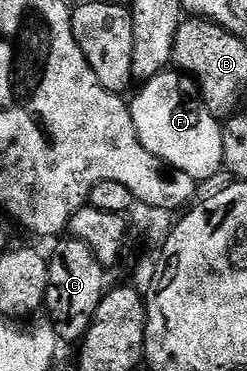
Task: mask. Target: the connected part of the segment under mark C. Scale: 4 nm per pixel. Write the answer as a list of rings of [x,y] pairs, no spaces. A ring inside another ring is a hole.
[[[67,237],[50,254],[50,285],[47,287],[45,309],[51,315],[51,326],[60,344],[80,344],[95,318],[96,311],[107,292],[106,268],[100,265],[93,251],[84,242]]]

